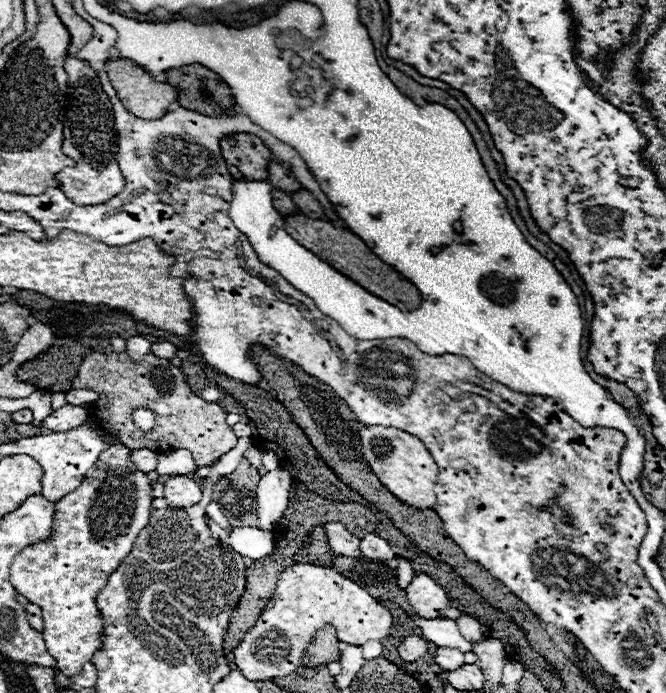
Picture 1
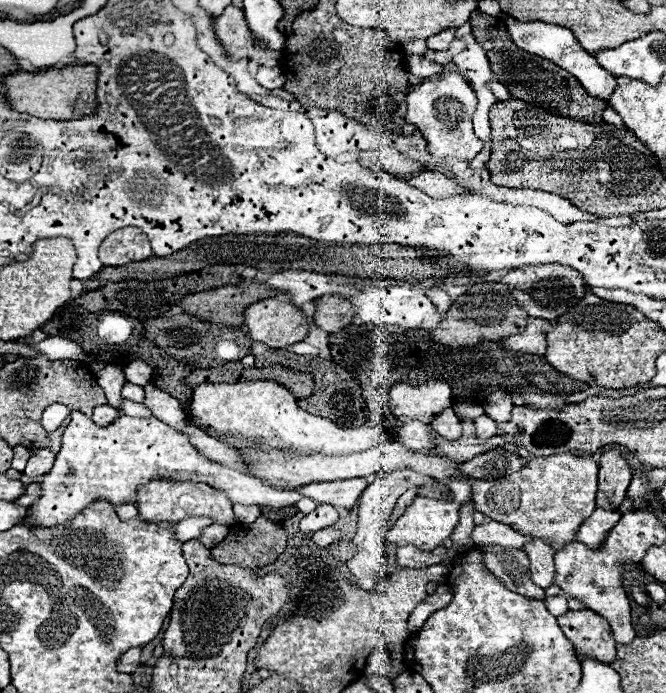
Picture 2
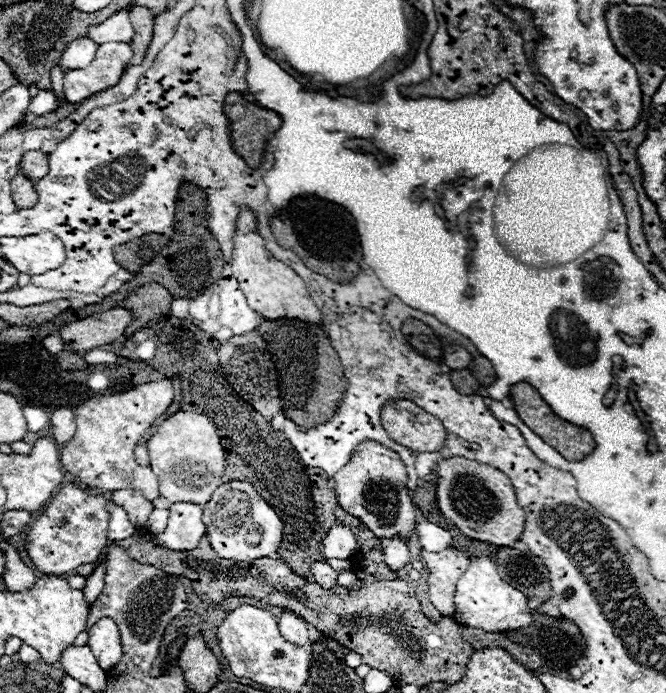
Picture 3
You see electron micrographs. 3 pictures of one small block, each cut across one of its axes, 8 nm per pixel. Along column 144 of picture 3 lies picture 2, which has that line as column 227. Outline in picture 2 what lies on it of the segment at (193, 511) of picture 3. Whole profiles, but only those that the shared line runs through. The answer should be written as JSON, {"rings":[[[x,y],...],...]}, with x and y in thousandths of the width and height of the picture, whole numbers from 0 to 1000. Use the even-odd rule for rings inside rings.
{"rings":[[[318,756],[318,759],[309,759],[294,779],[300,779],[309,791],[321,791],[321,788],[327,788],[333,782],[333,776],[339,776],[339,771],[342,771],[339,759]]]}

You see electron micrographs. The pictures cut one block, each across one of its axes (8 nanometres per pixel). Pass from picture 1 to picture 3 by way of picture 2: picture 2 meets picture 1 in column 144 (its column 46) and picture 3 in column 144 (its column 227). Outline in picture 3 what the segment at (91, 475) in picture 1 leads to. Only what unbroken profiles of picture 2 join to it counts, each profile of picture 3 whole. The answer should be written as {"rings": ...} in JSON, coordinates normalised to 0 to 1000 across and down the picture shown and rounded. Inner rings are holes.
{"rings":[[[243,545],[234,551],[201,557],[192,566],[168,571],[141,571],[132,580],[123,580],[111,589],[114,626],[96,646],[90,646],[90,664],[96,678],[123,690],[129,701],[147,704],[150,710],[201,704],[213,707],[222,722],[237,719],[237,690],[225,675],[210,675],[201,661],[201,646],[216,629],[216,623],[231,612],[237,597],[249,595],[249,589],[258,583],[258,574],[258,548]]]}

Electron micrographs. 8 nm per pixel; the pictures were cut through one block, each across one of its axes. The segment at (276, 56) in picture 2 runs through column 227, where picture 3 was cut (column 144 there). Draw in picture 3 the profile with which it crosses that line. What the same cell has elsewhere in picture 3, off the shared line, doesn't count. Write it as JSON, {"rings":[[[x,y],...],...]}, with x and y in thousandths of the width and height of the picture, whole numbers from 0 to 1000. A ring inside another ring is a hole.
{"rings":[[[201,12],[198,20],[198,38],[201,38],[201,55],[195,61],[198,72],[201,72],[201,84],[195,87],[192,95],[210,92],[210,87],[216,84],[216,72],[222,69],[222,61],[228,58],[228,40],[231,40],[231,20],[219,12]]]}

